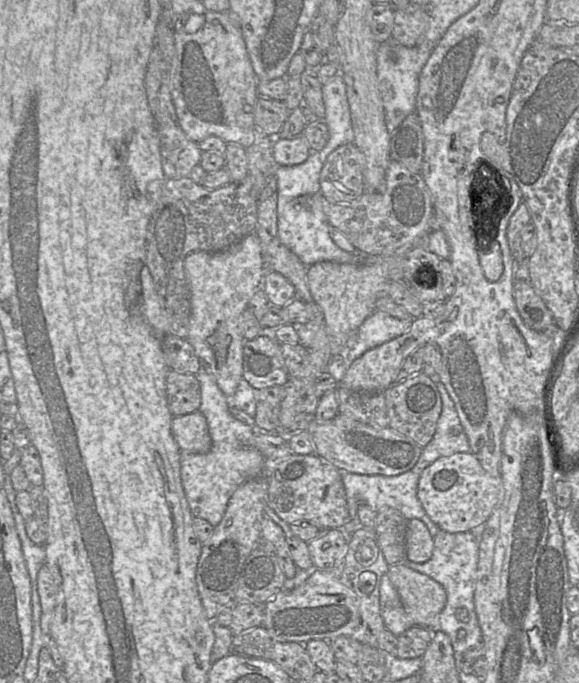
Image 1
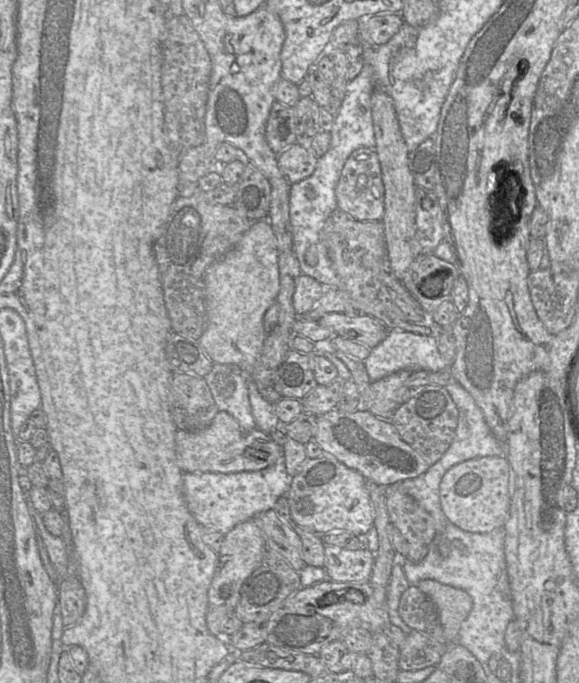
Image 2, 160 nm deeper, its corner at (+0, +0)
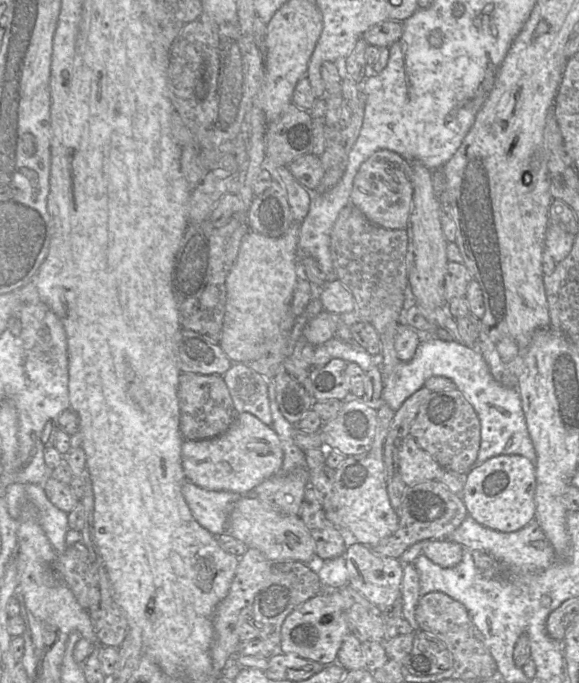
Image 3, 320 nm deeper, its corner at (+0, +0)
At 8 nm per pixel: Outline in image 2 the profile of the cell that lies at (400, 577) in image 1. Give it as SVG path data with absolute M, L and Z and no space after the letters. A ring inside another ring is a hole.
M429 579L419 581L416 587L434 603L447 642L458 643L461 624L473 606L471 597L461 589Z

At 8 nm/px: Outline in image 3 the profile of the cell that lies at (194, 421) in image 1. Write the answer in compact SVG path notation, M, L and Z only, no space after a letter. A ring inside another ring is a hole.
M238 413L230 428L222 435L207 440L184 440L181 446L182 467L187 480L210 491L229 491L238 495L250 494L266 479L277 475L283 464L283 449L275 430L254 415Z

